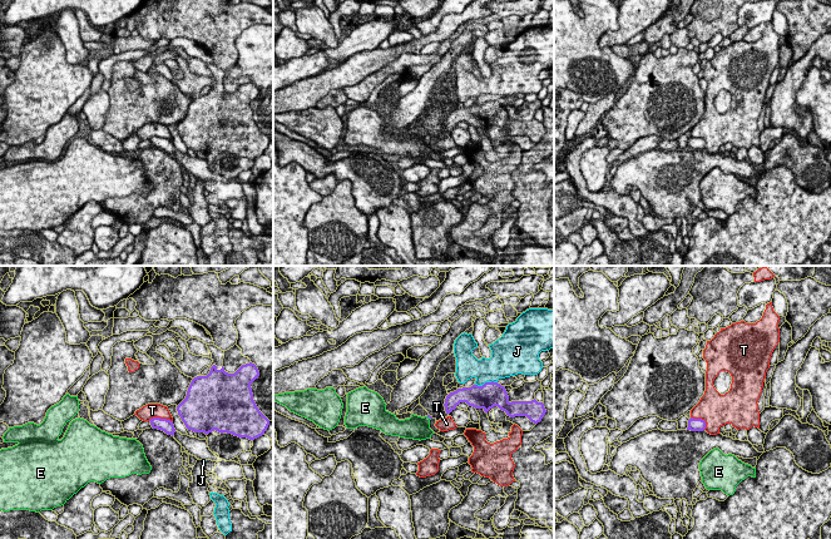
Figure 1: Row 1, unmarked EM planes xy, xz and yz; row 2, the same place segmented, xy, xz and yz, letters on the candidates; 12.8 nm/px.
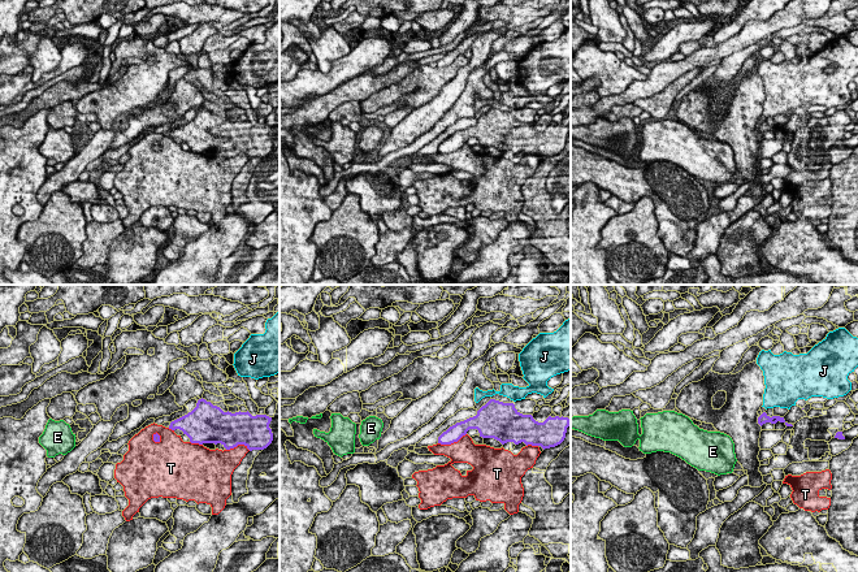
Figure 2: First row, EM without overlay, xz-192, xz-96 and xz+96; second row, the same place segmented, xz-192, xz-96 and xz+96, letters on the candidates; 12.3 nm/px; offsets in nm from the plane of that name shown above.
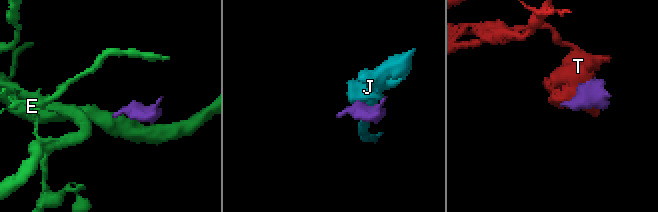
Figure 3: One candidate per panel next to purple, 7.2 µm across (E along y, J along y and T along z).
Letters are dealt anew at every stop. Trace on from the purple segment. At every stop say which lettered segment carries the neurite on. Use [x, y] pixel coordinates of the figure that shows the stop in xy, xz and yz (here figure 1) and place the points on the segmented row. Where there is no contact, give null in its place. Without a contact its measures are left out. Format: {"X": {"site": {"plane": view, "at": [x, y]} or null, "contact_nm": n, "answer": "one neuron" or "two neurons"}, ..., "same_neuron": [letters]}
{"E": {"site": {"plane": "xz", "at": [429, 416]}, "contact_nm": 70, "answer": "one neuron"}, "J": {"site": {"plane": "xz", "at": [485, 382]}, "contact_nm": 300, "answer": "two neurons"}, "T": {"site": {"plane": "xy", "at": [159, 418]}, "contact_nm": 320, "answer": "two neurons"}, "same_neuron": ["E"]}

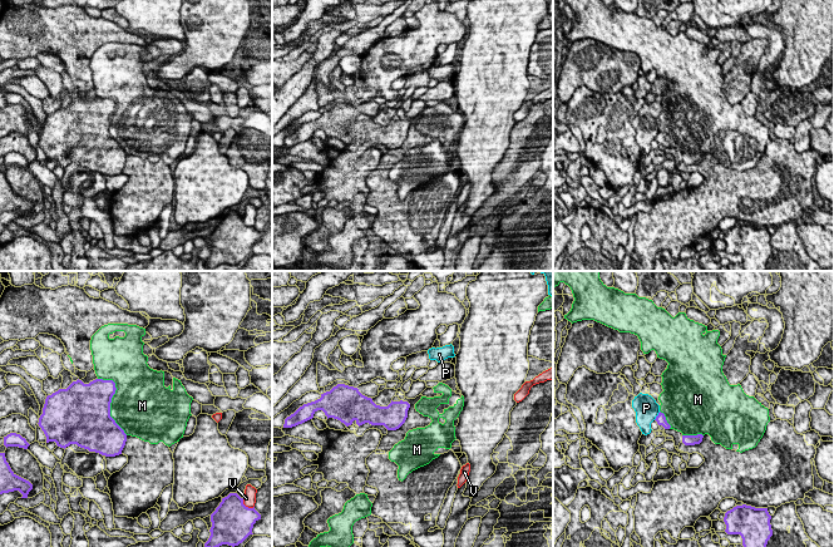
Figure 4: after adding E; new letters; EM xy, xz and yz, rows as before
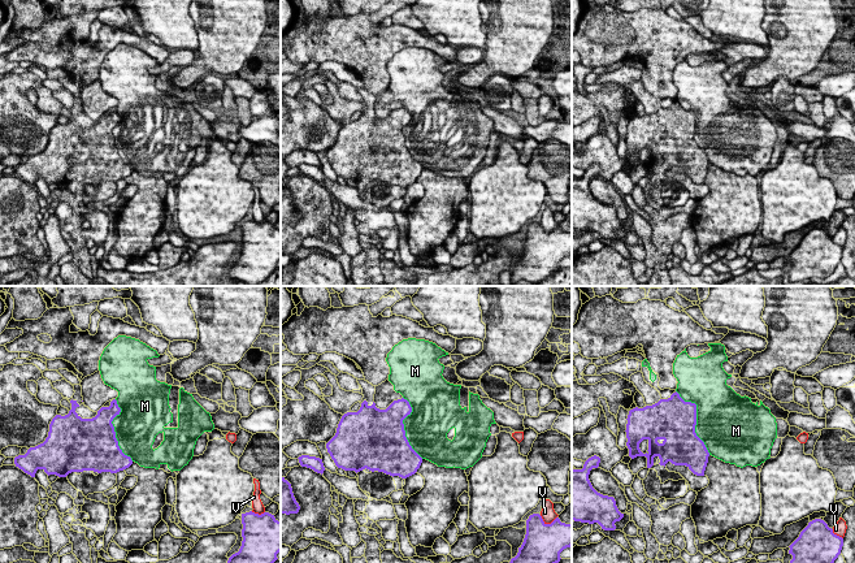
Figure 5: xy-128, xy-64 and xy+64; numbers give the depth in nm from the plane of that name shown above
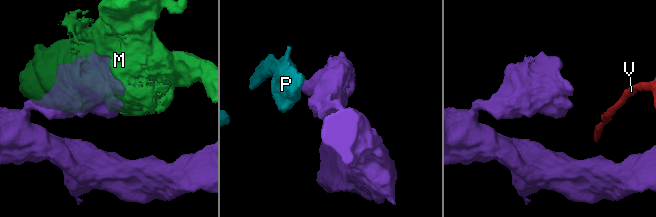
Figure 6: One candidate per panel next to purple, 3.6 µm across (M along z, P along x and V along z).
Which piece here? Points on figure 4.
{"M": {"site": {"plane": "xy", "at": [110, 400]}, "contact_nm": 800, "answer": "two neurons"}, "P": {"site": {"plane": "yz", "at": [657, 415]}, "contact_nm": 140, "answer": "two neurons"}, "V": {"site": {"plane": "xy", "at": [245, 506]}, "contact_nm": 200, "answer": "two neurons"}, "same_neuron": []}

